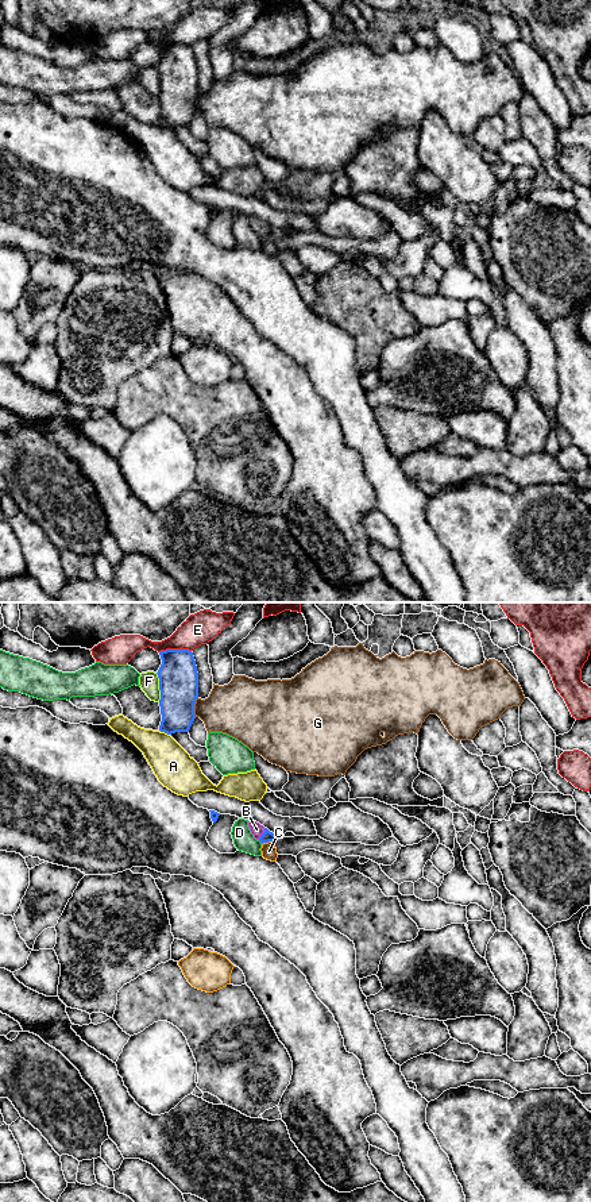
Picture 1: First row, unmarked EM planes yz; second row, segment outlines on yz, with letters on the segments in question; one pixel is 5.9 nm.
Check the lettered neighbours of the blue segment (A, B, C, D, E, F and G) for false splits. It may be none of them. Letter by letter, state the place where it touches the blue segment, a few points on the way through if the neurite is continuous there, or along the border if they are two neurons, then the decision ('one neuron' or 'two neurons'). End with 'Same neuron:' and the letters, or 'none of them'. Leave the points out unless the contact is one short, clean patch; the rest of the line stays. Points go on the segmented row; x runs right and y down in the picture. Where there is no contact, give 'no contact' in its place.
A: meets blue in yz at (165, 732); two neurons
B: meets blue in yz at (262, 833); runs through yz (266, 836), (262, 833), (257, 829); one neuron
C: meets blue in yz at (267, 842); two neurons
D: meets blue in yz at (261, 842); two neurons
E: meets blue in yz at (174, 650); two neurons
F: meets blue in yz at (159, 688); two neurons
G: meets blue in yz at (193, 707); two neurons
Same neuron: B

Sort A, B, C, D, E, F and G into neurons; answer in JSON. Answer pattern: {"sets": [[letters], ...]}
{"sets": [["A"], ["B"], ["C"], ["D"], ["E"], ["F"], ["G"]]}

